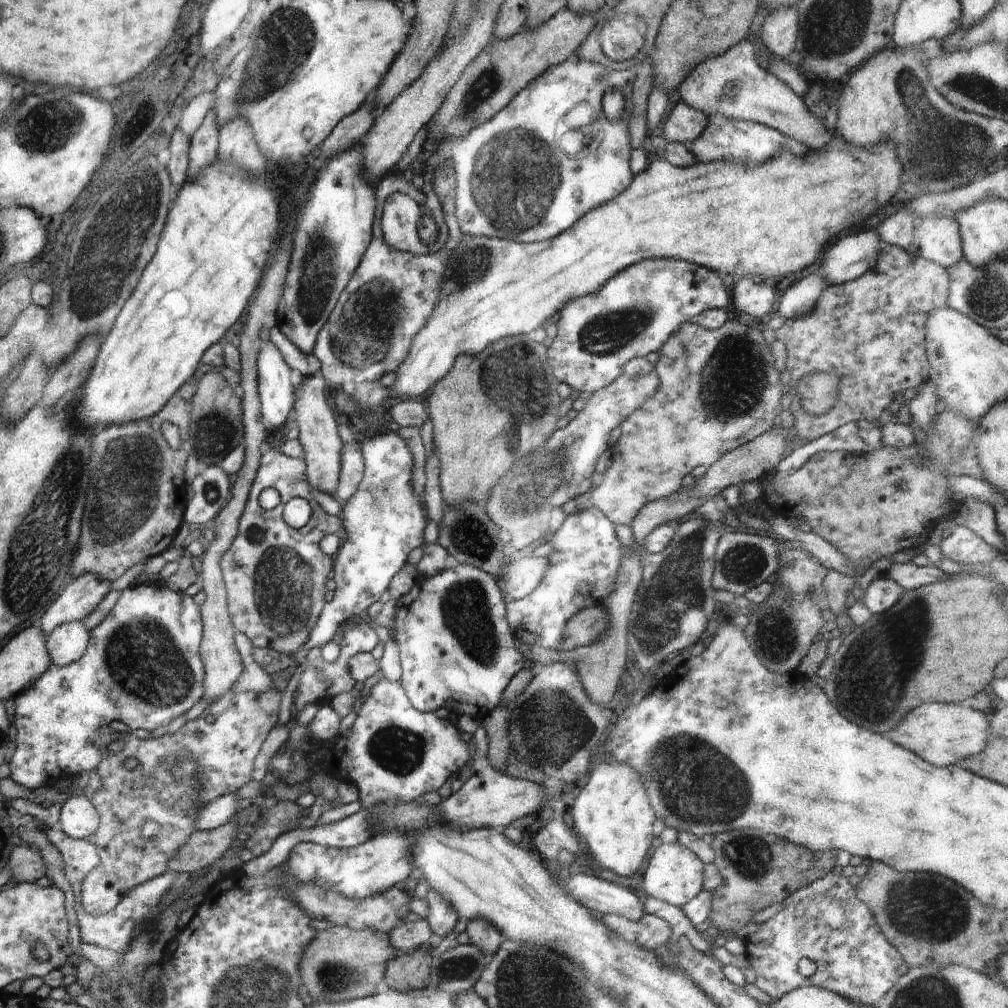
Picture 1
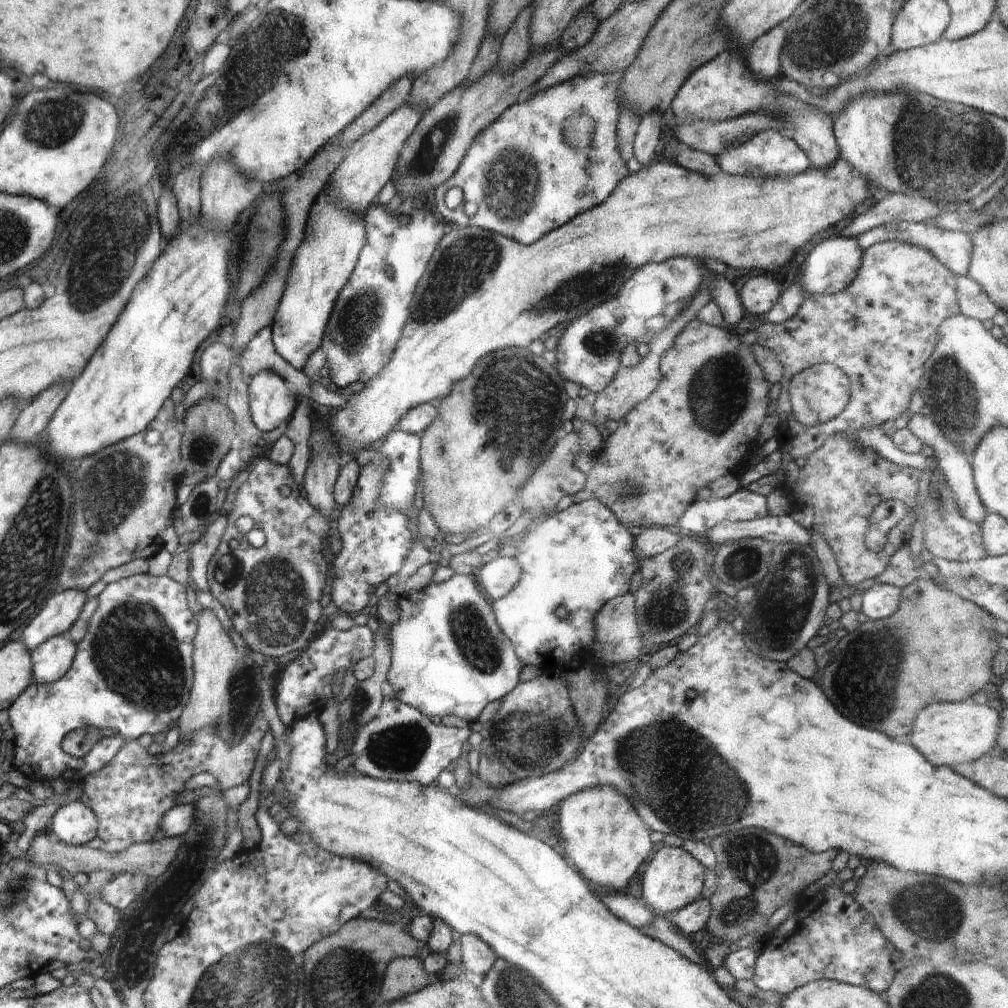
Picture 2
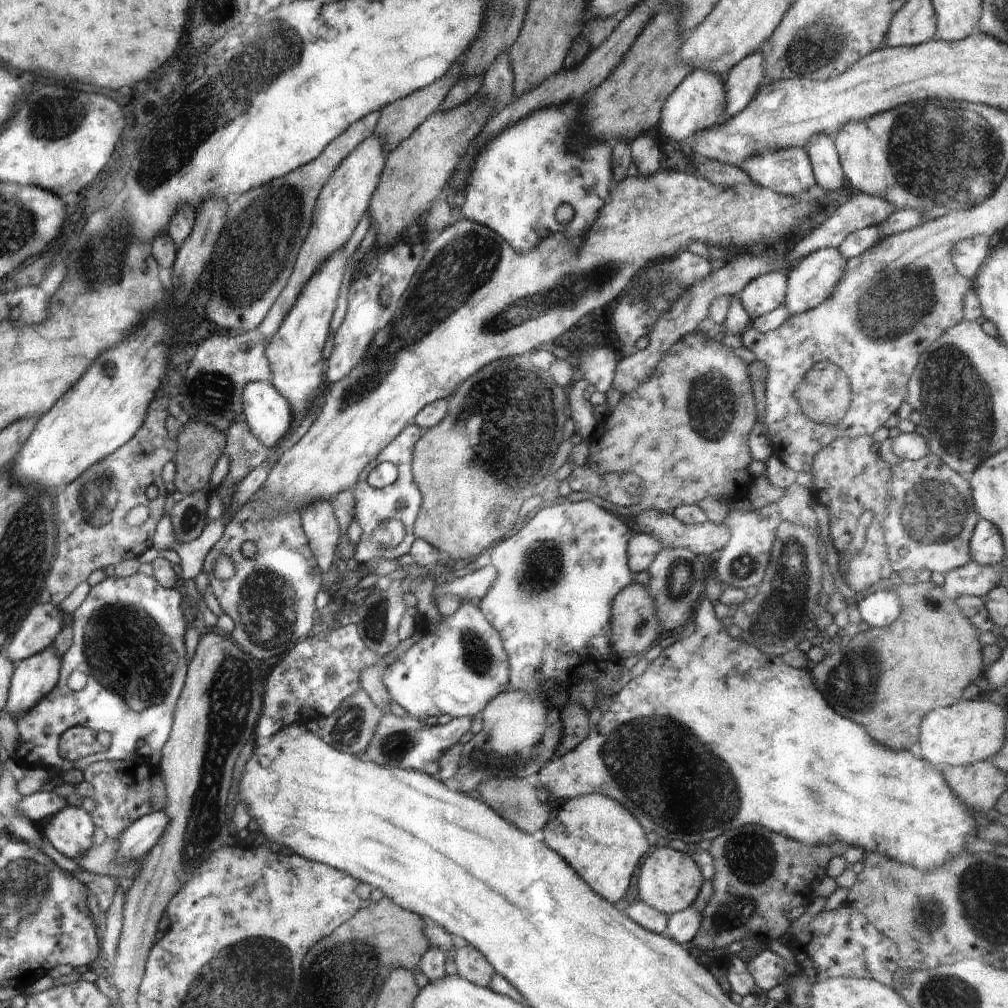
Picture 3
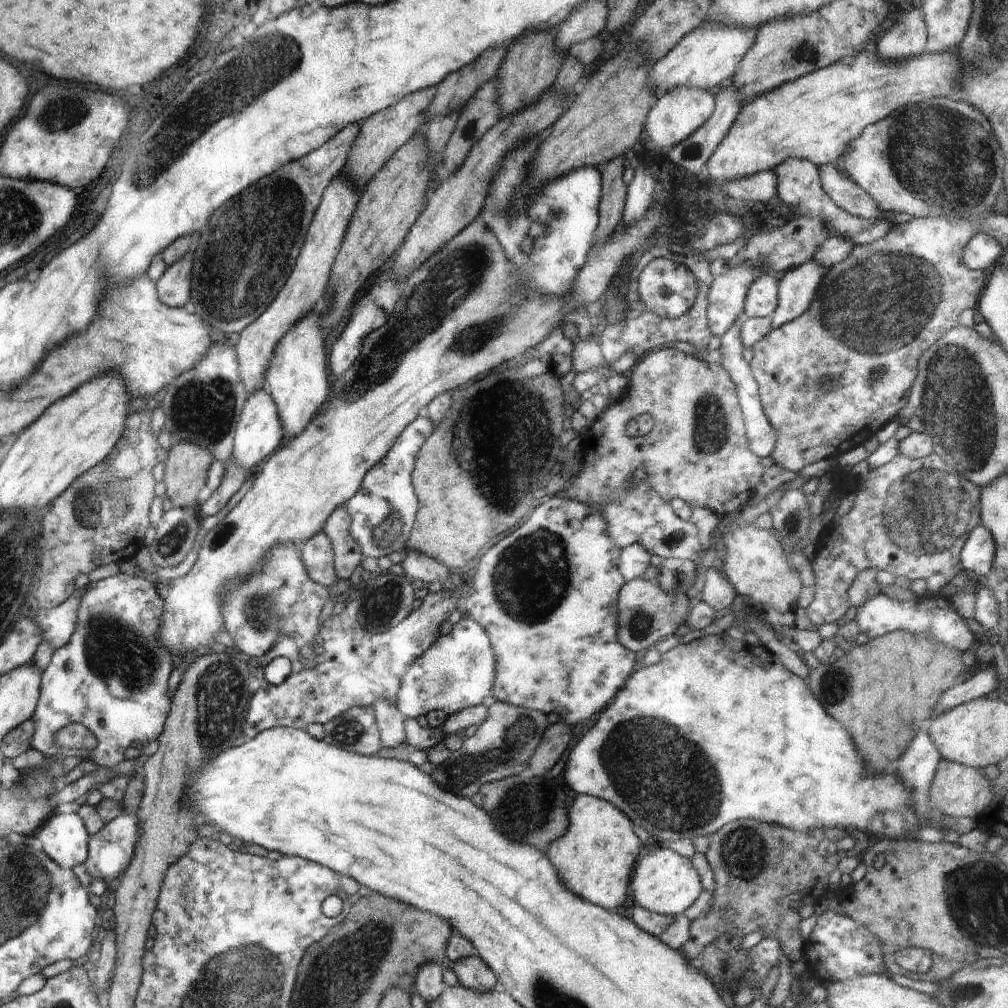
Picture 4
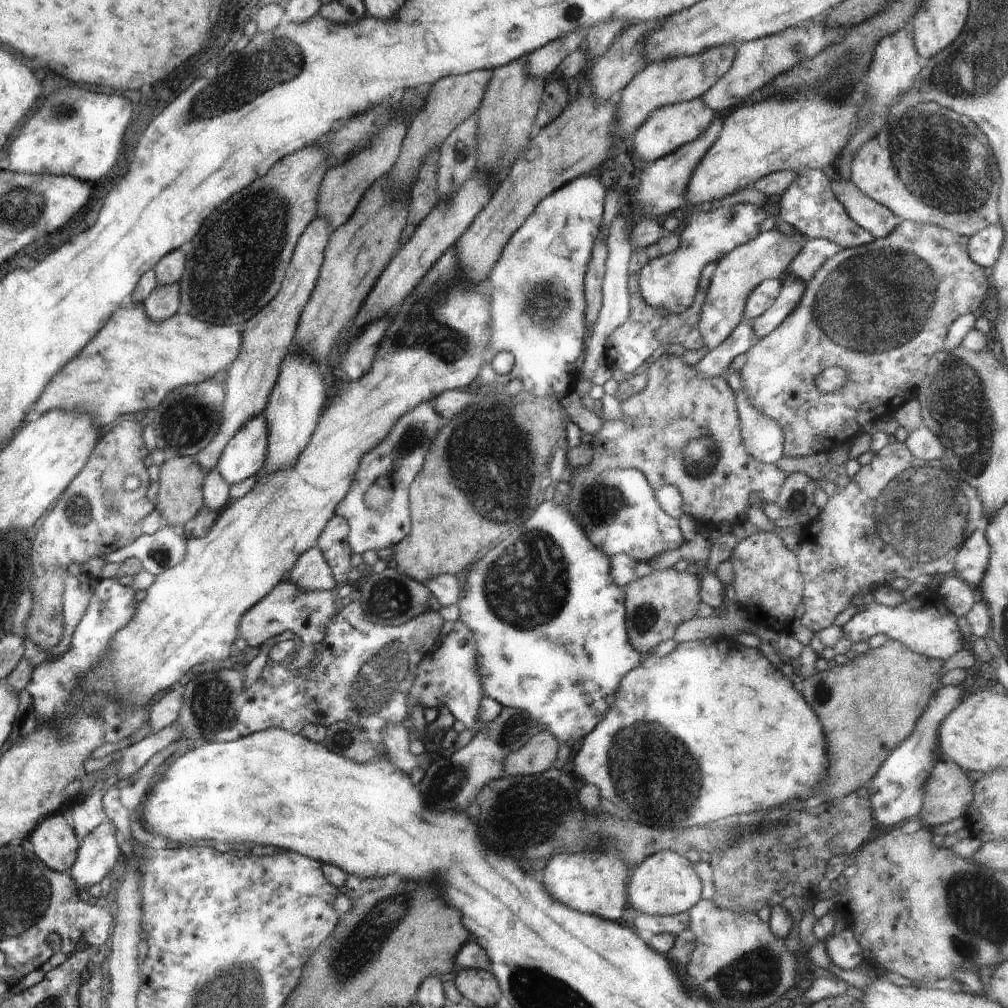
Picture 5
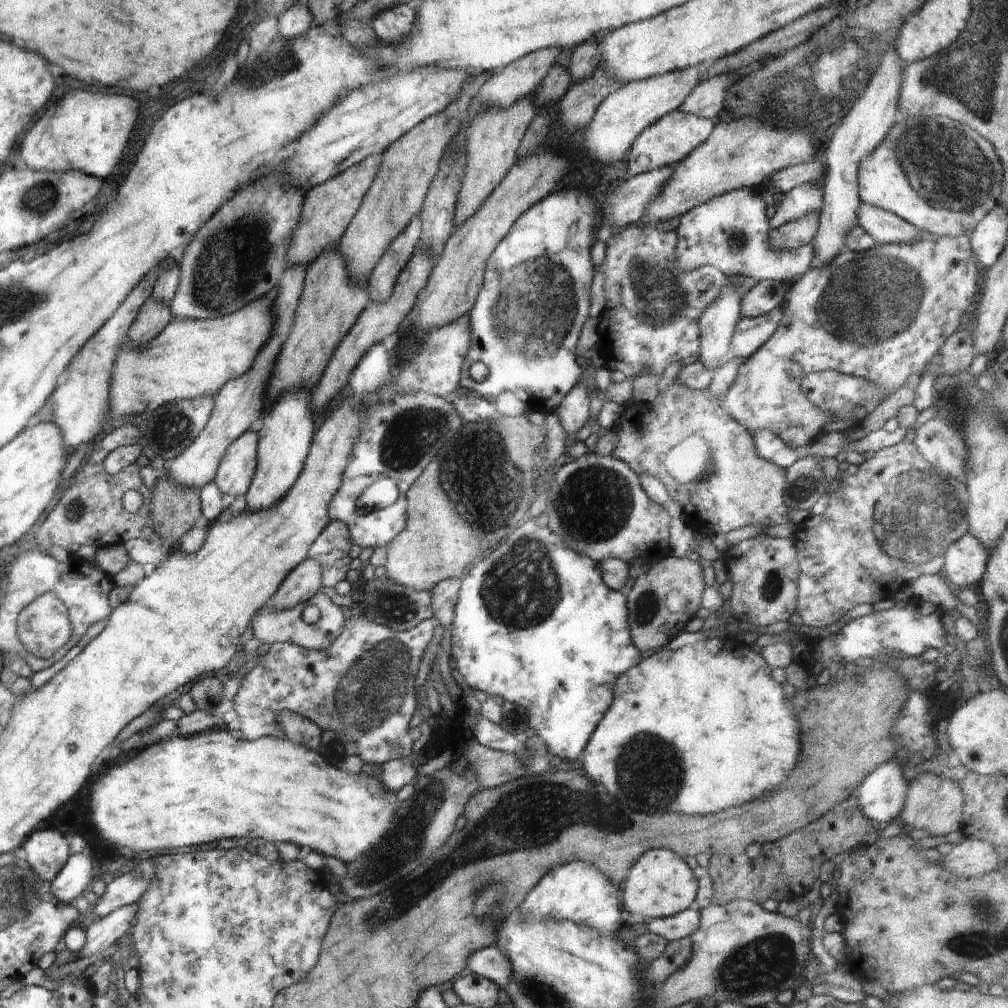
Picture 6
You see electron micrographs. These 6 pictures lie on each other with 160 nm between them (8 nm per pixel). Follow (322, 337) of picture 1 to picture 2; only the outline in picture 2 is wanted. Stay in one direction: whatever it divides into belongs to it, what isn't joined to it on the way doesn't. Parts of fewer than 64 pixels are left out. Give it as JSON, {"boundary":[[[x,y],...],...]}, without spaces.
{"boundary":[[[372,203],[364,212],[366,229],[366,244],[360,251],[358,262],[356,262],[350,280],[338,295],[334,310],[328,318],[327,329],[321,344],[329,370],[329,377],[338,389],[354,384],[354,382],[366,382],[376,376],[392,358],[394,346],[400,338],[402,328],[410,318],[410,302],[412,294],[416,290],[416,284],[427,269],[427,264],[432,258],[434,248],[445,235],[446,221],[434,210],[420,209],[415,207],[411,220],[407,224],[401,224],[398,210],[386,212],[384,205]]]}

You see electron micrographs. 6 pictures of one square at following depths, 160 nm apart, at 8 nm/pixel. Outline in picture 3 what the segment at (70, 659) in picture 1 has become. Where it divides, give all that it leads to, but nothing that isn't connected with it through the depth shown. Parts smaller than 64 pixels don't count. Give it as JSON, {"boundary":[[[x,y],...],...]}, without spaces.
{"boundary":[[[50,646],[22,661],[14,662],[16,670],[4,713],[14,718],[16,713],[31,709],[54,689],[61,674],[61,658]]]}

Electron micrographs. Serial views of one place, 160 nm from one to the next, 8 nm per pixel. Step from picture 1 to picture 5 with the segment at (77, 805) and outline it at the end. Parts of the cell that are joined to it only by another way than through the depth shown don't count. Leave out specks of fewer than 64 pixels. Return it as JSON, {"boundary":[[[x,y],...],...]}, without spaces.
{"boundary":[[[54,814],[38,826],[30,838],[29,847],[44,866],[62,874],[75,865],[79,839],[64,816]]]}

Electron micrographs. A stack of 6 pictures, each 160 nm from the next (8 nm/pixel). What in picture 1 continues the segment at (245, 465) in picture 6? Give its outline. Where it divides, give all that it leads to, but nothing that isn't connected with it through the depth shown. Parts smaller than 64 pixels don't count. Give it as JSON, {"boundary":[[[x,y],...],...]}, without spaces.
{"boundary":[[[272,341],[261,344],[257,358],[257,379],[261,417],[266,432],[282,426],[295,401],[292,369]]]}

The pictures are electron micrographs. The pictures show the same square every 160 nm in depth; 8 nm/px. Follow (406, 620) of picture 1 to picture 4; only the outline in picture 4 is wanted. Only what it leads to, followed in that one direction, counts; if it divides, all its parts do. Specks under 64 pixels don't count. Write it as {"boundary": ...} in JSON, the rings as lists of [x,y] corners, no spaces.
{"boundary":[[[464,613],[463,617],[453,624],[449,634],[439,636],[435,643],[413,660],[405,673],[400,677],[399,689],[395,696],[395,705],[405,717],[418,718],[426,716],[432,710],[444,710],[446,714],[456,714],[466,707],[475,707],[490,701],[495,684],[496,659],[491,642],[484,627],[472,615]]]}

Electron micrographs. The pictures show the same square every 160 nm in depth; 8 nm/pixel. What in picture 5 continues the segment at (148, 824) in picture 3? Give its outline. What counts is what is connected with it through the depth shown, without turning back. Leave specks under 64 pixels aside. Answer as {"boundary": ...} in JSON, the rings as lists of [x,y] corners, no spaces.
{"boundary":[[[114,822],[100,824],[79,842],[75,865],[68,873],[70,882],[74,886],[80,886],[80,890],[88,891],[100,883],[107,874],[117,872],[122,856]]]}

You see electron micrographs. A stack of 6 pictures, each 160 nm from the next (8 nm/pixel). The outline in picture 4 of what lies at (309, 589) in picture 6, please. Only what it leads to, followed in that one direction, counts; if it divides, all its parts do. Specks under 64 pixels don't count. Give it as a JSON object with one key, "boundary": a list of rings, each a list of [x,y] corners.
{"boundary":[[[322,529],[302,542],[299,551],[307,566],[307,573],[315,583],[325,587],[334,584],[337,574],[334,568],[333,546]]]}

